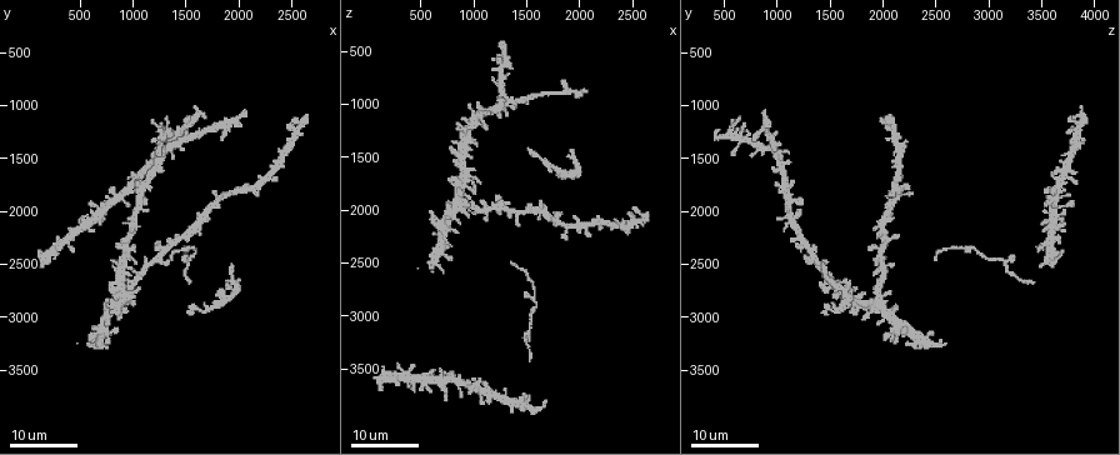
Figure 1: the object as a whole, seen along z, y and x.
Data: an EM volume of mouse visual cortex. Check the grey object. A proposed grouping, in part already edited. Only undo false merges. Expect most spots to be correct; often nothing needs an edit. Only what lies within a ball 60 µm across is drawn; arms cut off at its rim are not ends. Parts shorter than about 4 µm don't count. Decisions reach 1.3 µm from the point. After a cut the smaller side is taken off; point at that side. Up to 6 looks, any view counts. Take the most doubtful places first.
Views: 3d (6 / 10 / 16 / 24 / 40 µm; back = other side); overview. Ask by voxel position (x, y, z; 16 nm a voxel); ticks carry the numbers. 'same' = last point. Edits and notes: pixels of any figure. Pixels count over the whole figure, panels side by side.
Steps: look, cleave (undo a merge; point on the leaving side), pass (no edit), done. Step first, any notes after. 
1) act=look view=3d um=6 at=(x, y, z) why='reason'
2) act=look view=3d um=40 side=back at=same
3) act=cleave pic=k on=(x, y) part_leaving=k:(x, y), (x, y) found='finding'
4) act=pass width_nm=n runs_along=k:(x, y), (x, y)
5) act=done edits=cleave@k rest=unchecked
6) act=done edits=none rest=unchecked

act=look view=3d um=16 at=(1520, 2520, 3140) why='arms part here'

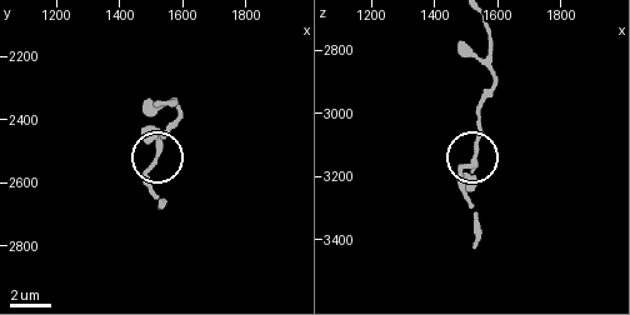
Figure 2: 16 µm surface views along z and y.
act=look view=3d um=6 at=(1520, 2490, 3160)

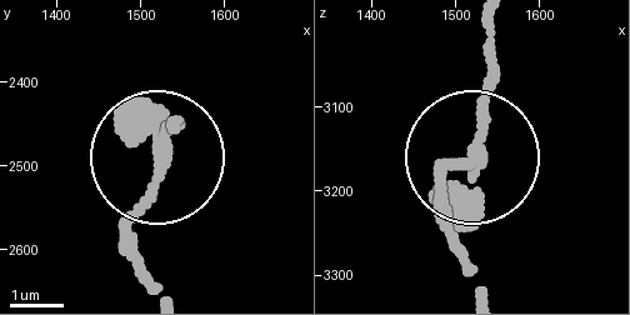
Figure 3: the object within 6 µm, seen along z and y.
act=pass arms=3 found='one neuron here'

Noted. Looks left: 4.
act=look view=3d um=24 at=(1320, 1380, 920) why='two arms in line, one across'

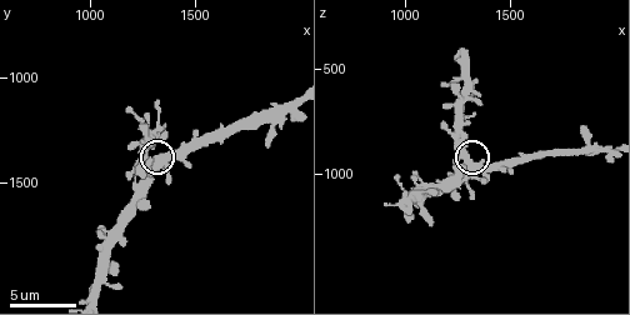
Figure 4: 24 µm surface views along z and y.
act=look view=3d um=10 at=(1310, 1400, 940) why='closer look'

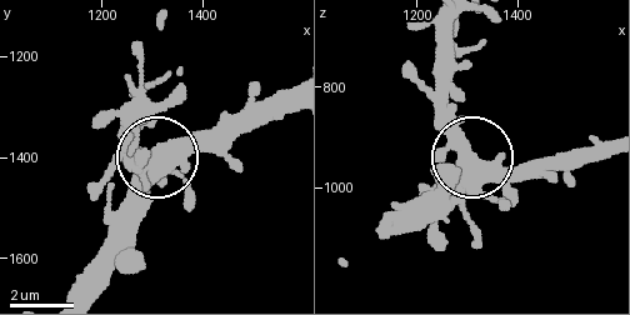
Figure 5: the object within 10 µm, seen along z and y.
act=pass width_nm=450 found='one neuron here'

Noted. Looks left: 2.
act=look view=3d um=16 at=(1440, 2280, 2040) why='three arms meet'

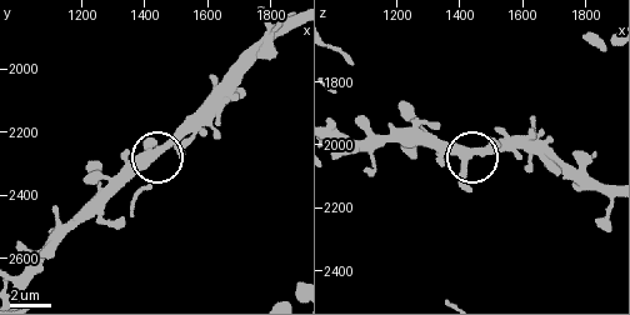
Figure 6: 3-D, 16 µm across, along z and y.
act=look view=3d um=10 at=(1420, 2260, 2050) why='zoom in'

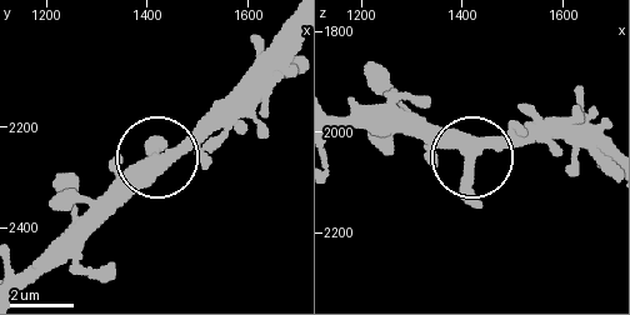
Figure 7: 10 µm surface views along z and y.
act=pass side_arm_um=31 found='one neuron here'

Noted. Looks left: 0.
act=done edits=none rest=unchecked

